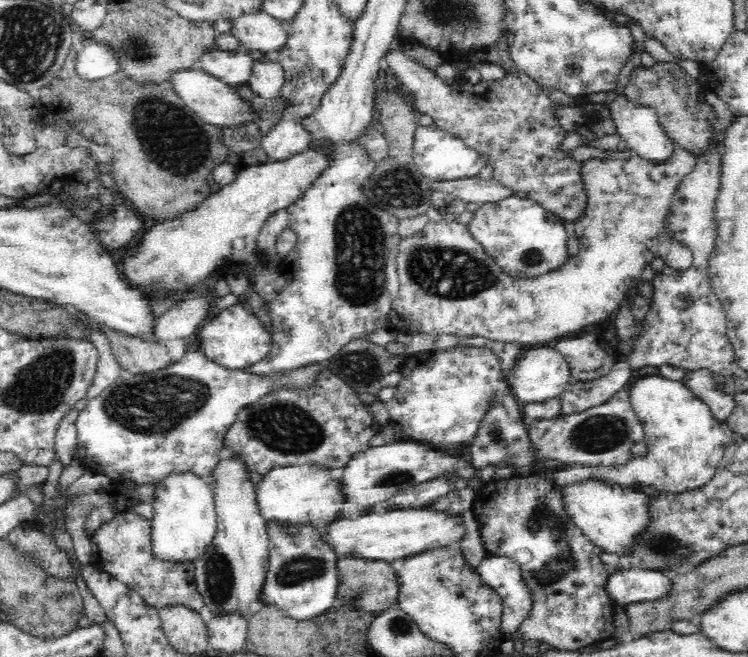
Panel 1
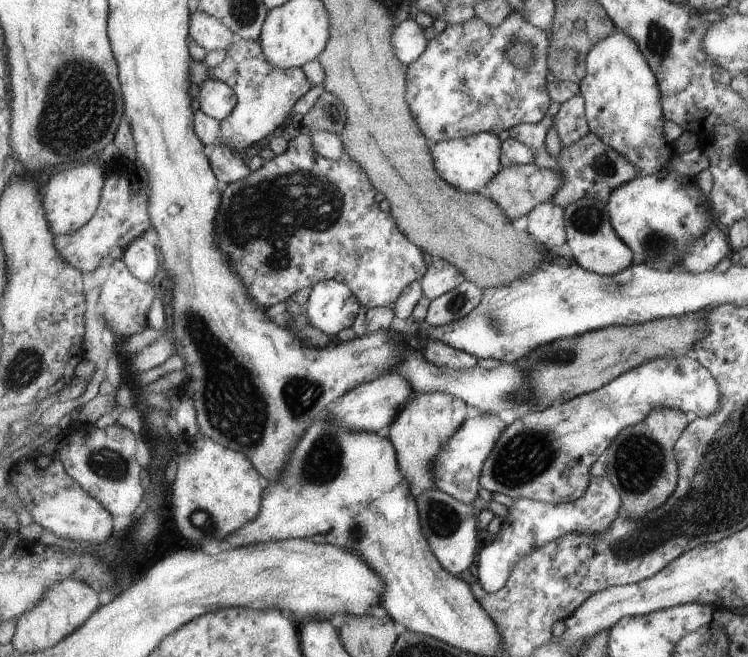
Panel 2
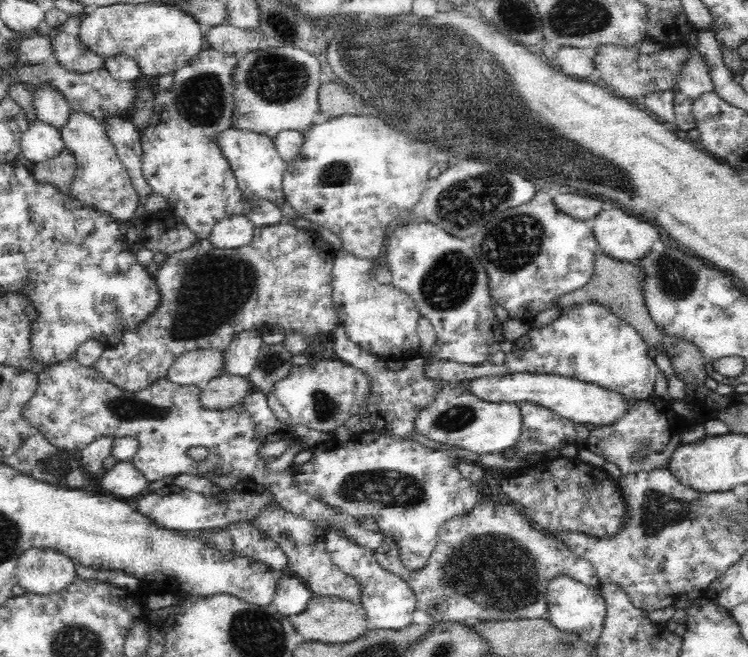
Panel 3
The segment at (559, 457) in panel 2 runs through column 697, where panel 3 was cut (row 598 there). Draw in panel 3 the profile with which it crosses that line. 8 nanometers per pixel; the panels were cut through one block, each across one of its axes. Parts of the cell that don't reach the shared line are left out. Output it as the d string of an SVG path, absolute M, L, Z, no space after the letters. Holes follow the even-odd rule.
M323 530L323 539L333 563L341 568L342 573L355 578L360 583L360 603L366 609L367 626L370 630L374 628L398 630L413 623L412 613L417 609L414 591L401 576L378 564L374 549L364 548L336 530L330 532Z

